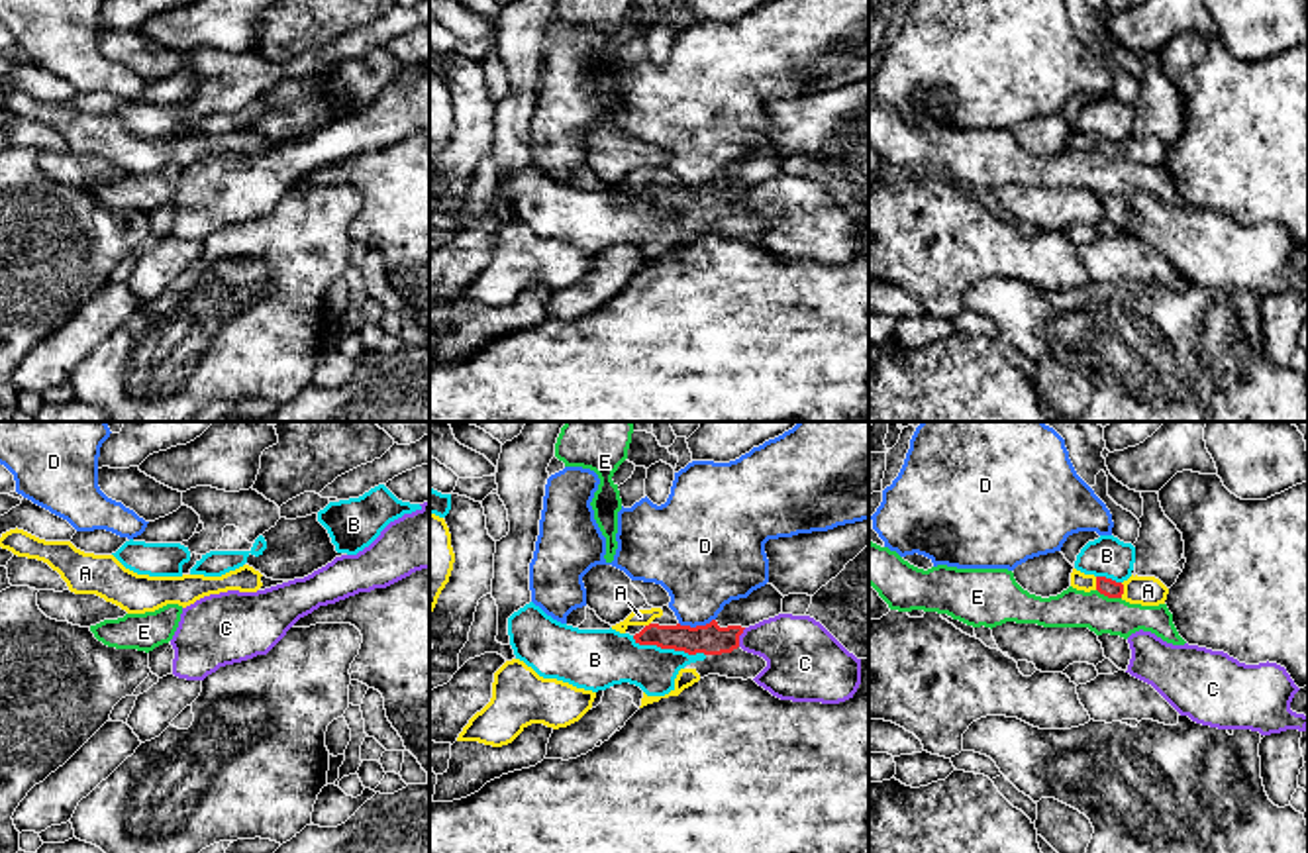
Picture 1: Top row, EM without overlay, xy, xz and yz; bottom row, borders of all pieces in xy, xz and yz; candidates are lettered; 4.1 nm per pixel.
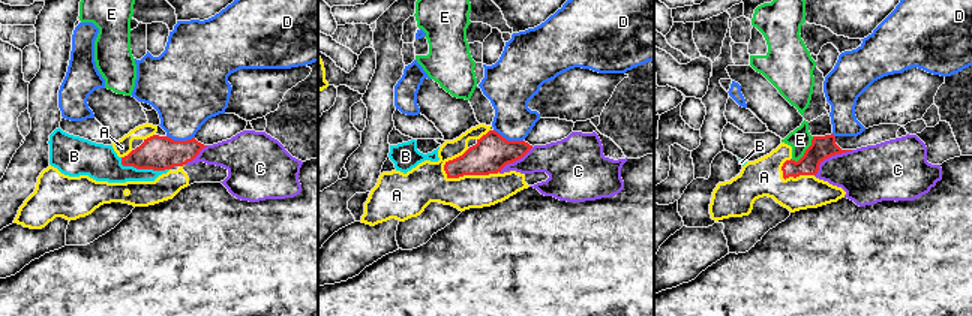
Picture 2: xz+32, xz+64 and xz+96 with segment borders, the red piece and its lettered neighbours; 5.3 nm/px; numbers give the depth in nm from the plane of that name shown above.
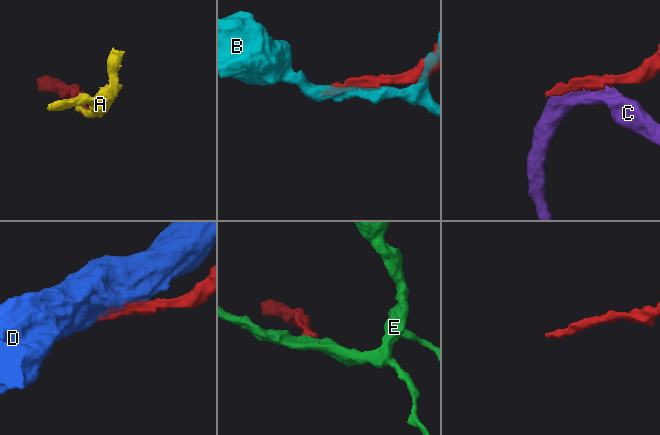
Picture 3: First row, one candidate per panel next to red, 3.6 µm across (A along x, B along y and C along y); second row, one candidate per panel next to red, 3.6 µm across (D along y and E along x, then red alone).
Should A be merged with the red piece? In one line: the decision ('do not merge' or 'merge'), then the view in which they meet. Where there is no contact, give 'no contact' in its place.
merge | yz

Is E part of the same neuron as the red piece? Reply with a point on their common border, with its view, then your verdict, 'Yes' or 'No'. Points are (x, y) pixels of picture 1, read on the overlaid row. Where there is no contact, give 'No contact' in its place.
Touches red at yz (1108, 597). No

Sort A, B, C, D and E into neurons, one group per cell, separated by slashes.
A / B / C / D / E

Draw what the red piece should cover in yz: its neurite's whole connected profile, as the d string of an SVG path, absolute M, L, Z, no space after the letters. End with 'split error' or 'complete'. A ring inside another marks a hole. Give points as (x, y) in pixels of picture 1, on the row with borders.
M1077 569L1071 573L1071 586L1077 590L1098 590L1108 598L1122 598L1130 604L1159 606L1165 604L1169 588L1155 577L1130 577L1124 582L1116 582L1106 577L1084 575Z | split error

